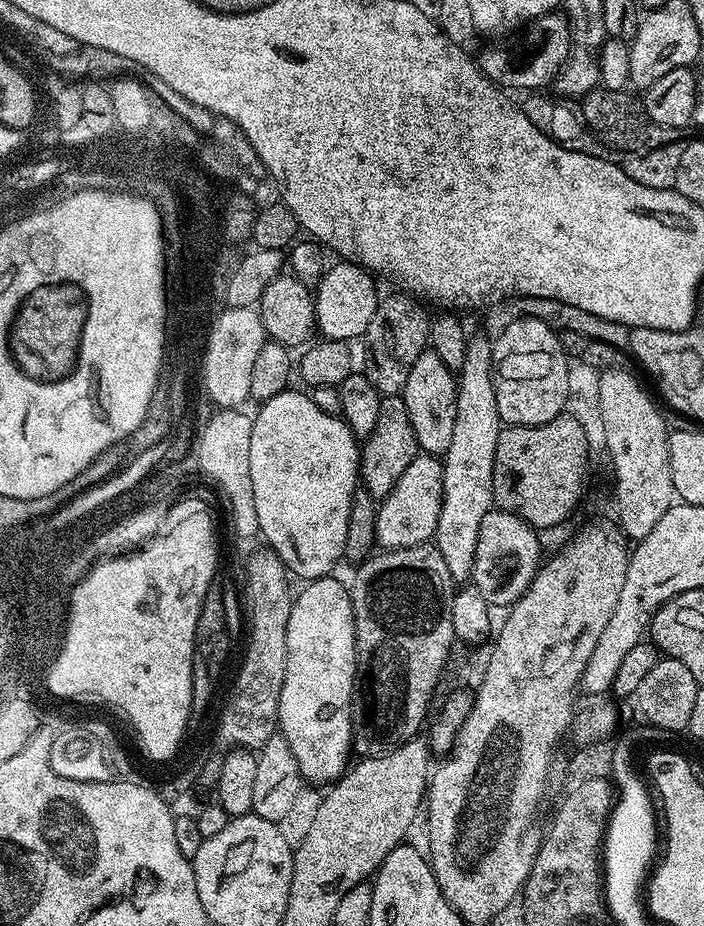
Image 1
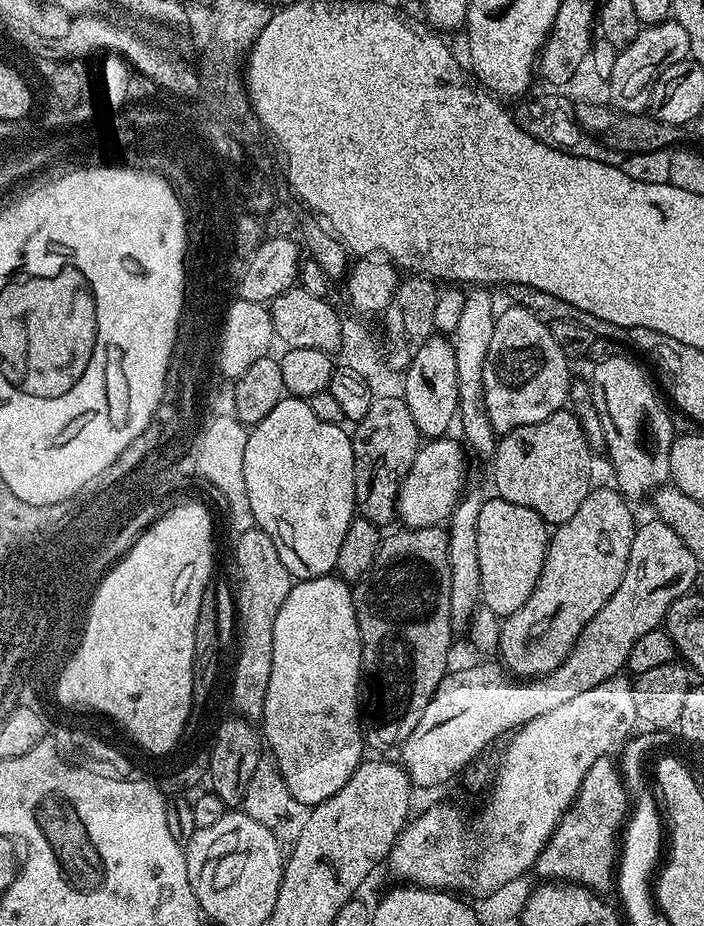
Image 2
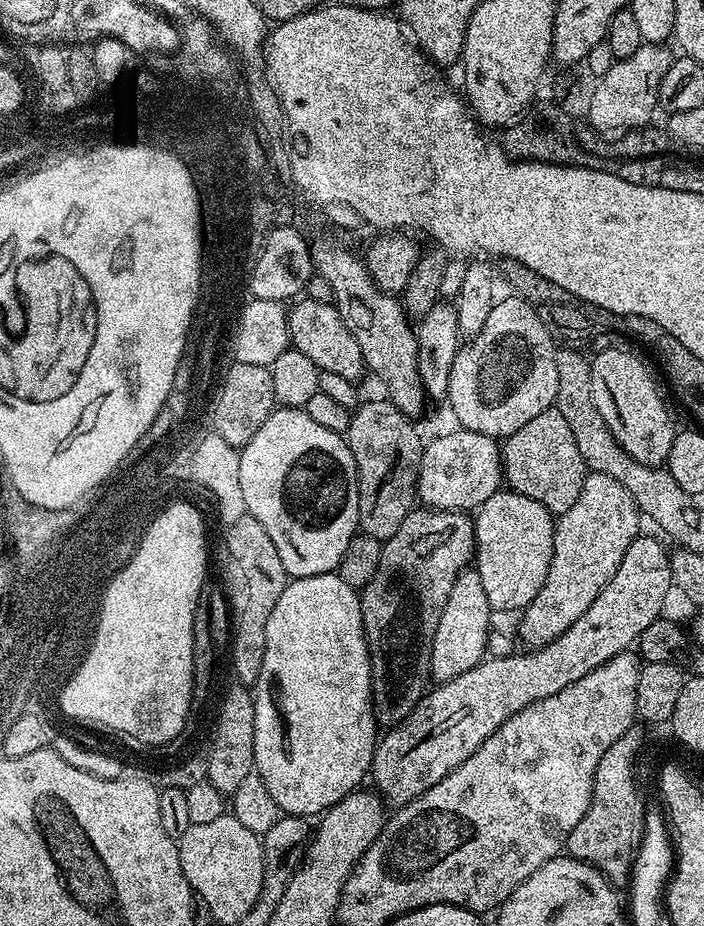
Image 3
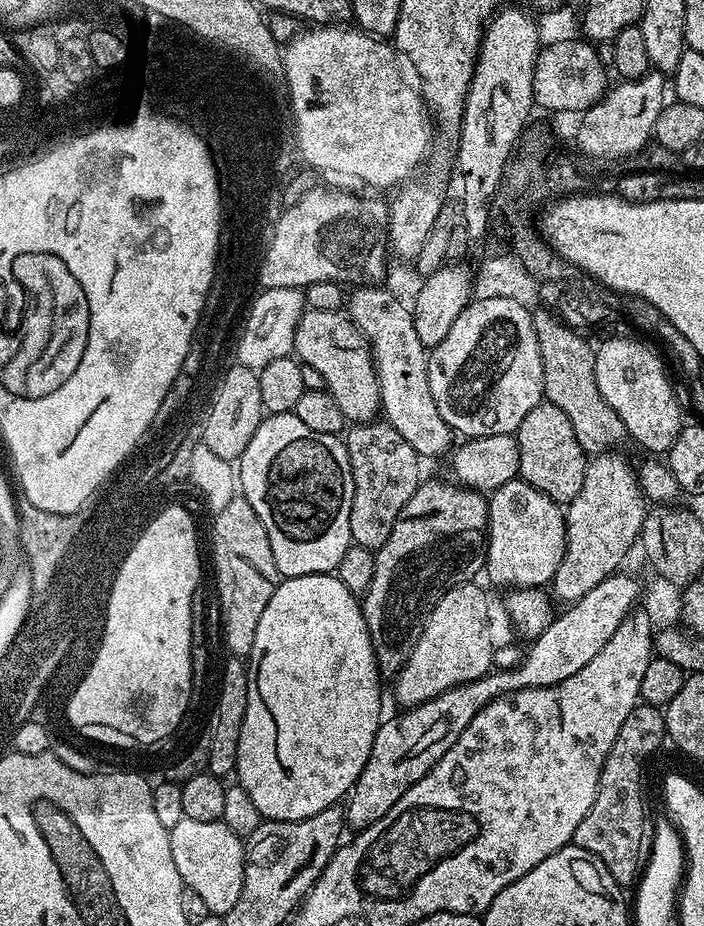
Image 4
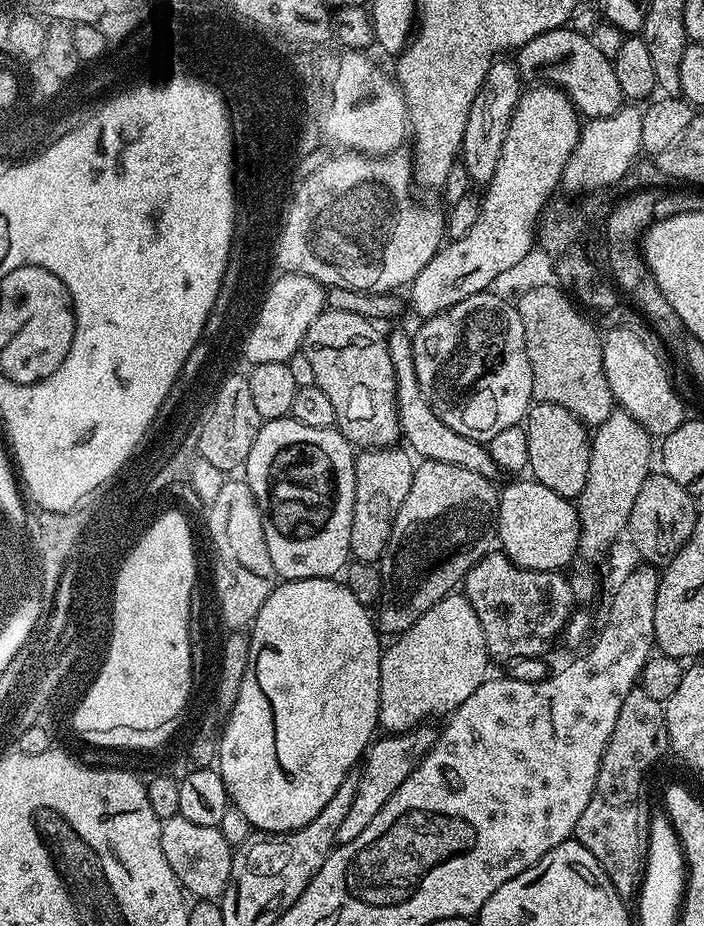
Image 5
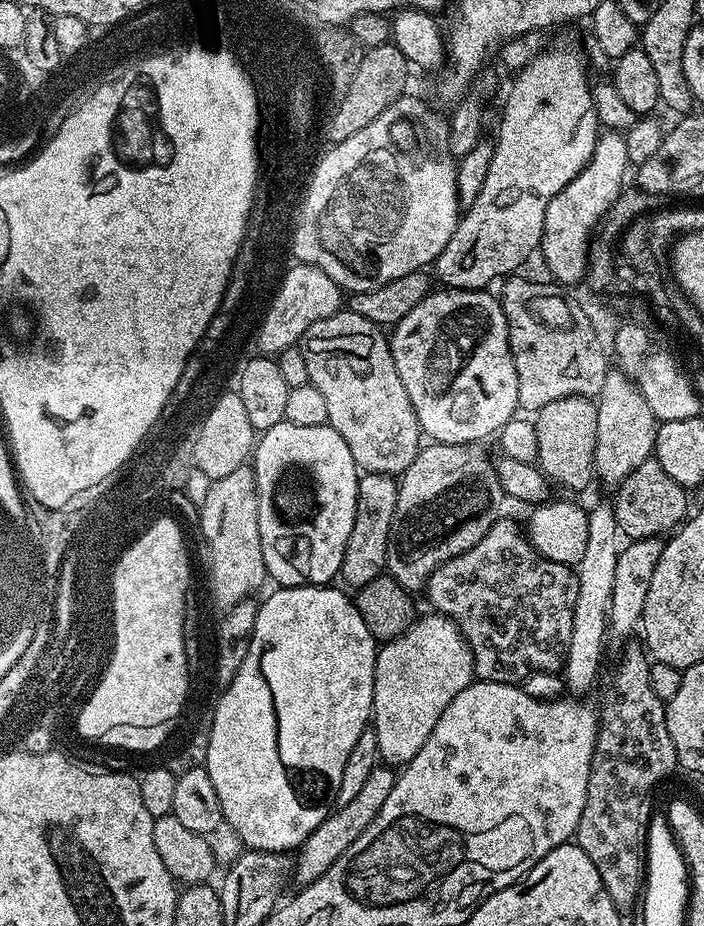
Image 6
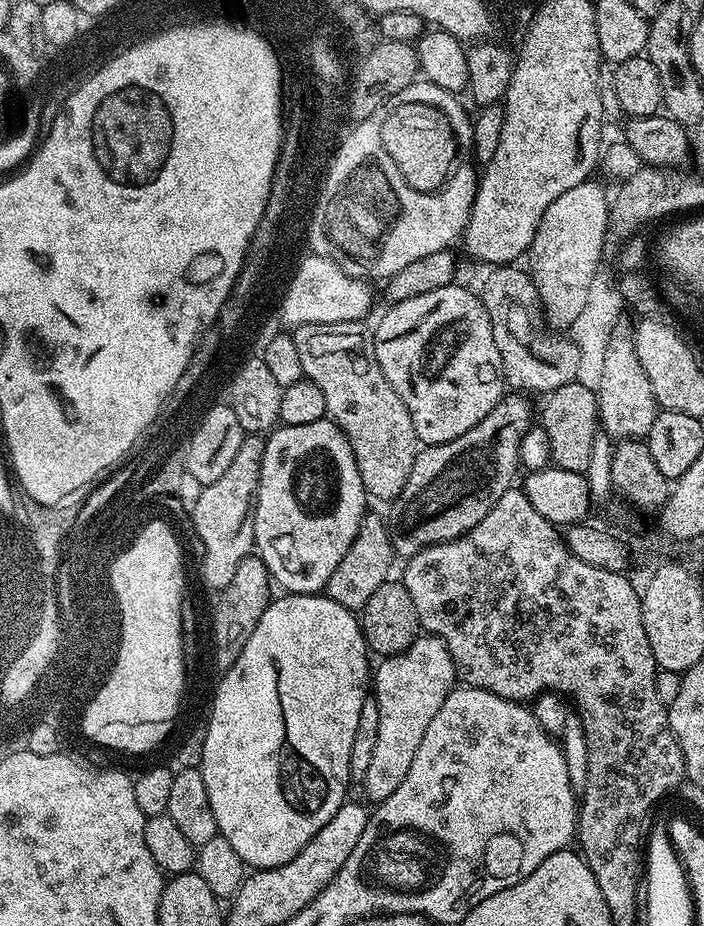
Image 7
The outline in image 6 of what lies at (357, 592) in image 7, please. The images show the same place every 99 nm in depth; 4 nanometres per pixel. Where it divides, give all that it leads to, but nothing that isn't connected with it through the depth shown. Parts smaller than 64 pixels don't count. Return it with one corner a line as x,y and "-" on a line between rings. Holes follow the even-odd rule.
365,472
358,479
358,494
356,495
356,513
354,514
354,530
350,530
350,542
346,542
346,554
344,561
340,567
340,576
348,584
353,584
353,589
358,590
362,586
366,586
366,582
374,582
374,578
378,578
387,569
388,566
388,539
392,533
392,519
394,518
394,510
398,506
398,490
399,483
393,477
386,474
374,474
373,472

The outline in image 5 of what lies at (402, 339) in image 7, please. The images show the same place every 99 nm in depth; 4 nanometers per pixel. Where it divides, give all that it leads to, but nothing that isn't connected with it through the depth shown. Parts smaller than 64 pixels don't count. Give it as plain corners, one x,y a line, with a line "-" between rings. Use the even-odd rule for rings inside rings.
485,290
474,294
470,298
466,298
462,302
458,302
454,306
450,306
442,314
427,317
423,321
424,324
417,332
411,333
412,337
412,365
416,371
418,378
418,386
420,393
428,399
428,405
434,410
434,414
438,414
438,418
442,418
442,422
446,422
446,426
450,426
450,430
458,430
458,434
462,434
471,440
479,440
487,442
494,438
494,434
498,434
502,430
506,430
510,426
520,424
528,415
528,409
533,403
532,394
532,371
530,370
530,358
526,354
526,338
522,330
522,318
520,311
516,308
515,303
510,299
503,300
500,296
495,296
495,291

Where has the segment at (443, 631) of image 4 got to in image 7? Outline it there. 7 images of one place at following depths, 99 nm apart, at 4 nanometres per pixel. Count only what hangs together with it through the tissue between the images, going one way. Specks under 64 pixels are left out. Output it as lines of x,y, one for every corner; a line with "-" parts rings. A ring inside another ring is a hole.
421,634
406,650
383,657
374,668
374,695
378,702
378,743
370,767
362,781
364,792
372,802
390,798
414,763
414,753
426,735
434,714
457,683
456,667
446,642
431,634

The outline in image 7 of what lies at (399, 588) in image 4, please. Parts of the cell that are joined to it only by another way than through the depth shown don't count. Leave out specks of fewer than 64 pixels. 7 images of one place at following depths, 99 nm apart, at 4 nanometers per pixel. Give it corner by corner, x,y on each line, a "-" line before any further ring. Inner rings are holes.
506,394
498,406
494,406
494,410
490,410
490,414
486,414
478,426
466,430
466,434
445,444
430,444
417,451
414,470
410,470
410,478
406,478
406,486
402,486
400,497
391,501
392,517
389,515
386,520
388,534
392,537
392,550
397,557
407,558
430,546
466,534
478,526
478,522
490,514
494,502
498,502
498,498
513,487
515,480
512,479
520,468
518,446
526,430
534,424
534,404
532,408
528,400
531,399
524,394

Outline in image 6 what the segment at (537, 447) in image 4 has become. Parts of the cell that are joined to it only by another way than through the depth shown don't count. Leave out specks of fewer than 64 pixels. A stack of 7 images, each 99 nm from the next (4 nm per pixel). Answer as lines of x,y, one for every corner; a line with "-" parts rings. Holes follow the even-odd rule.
567,396
557,398
555,402
546,402
534,414
536,433
538,434
538,465
544,477
553,485
560,488
569,488
569,493
579,494
585,487
593,483
596,475
594,466
594,450
598,442
598,410
595,399
586,396

